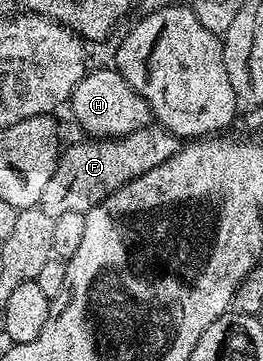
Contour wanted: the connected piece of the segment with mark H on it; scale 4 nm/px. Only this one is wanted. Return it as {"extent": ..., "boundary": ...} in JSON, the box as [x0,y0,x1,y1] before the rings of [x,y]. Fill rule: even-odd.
{"extent":[68,66,152,140],"boundary":[[[113,66],[87,70],[68,100],[74,119],[95,140],[118,139],[152,123],[150,106]]]}

